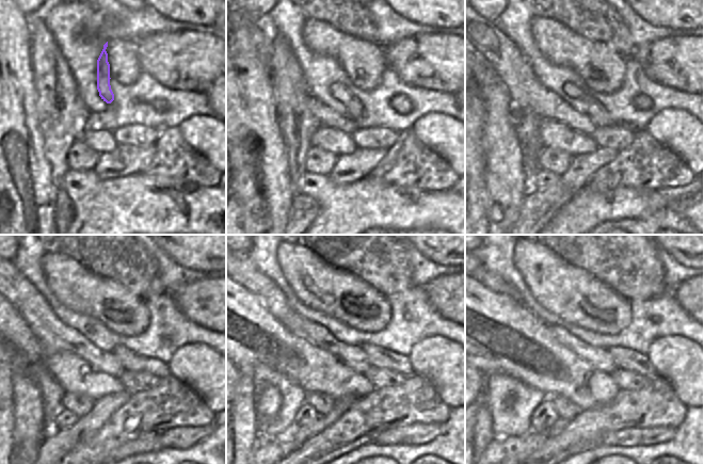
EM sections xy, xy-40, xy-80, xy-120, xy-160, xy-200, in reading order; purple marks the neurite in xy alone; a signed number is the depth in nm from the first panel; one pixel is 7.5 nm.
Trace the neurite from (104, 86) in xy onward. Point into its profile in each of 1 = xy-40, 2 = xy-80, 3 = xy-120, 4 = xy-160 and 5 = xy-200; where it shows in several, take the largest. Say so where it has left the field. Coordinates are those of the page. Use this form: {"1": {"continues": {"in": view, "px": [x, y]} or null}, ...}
{"1": {"continues": {"in": "xy-40", "px": [354, 109]}}, "2": {"continues": {"in": "xy-80", "px": [600, 116]}}, "3": {"continues": {"in": "xy-120", "px": [130, 361]}}, "4": {"continues": {"in": "xy-160", "px": [379, 357]}}, "5": {"continues": {"in": "xy-200", "px": [628, 360]}}}

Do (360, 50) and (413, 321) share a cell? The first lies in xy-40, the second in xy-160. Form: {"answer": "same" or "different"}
{"answer": "different"}

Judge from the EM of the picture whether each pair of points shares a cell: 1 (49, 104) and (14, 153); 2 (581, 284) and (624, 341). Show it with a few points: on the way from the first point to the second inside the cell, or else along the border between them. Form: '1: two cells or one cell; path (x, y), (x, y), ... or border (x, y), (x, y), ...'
1: two cells; border (34, 96), (36, 123), (43, 137), (44, 145)
2: two cells; border (633, 312), (630, 322), (618, 333), (594, 332)

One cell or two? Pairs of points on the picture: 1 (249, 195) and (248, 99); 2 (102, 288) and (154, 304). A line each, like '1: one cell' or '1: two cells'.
1: one cell
2: two cells

